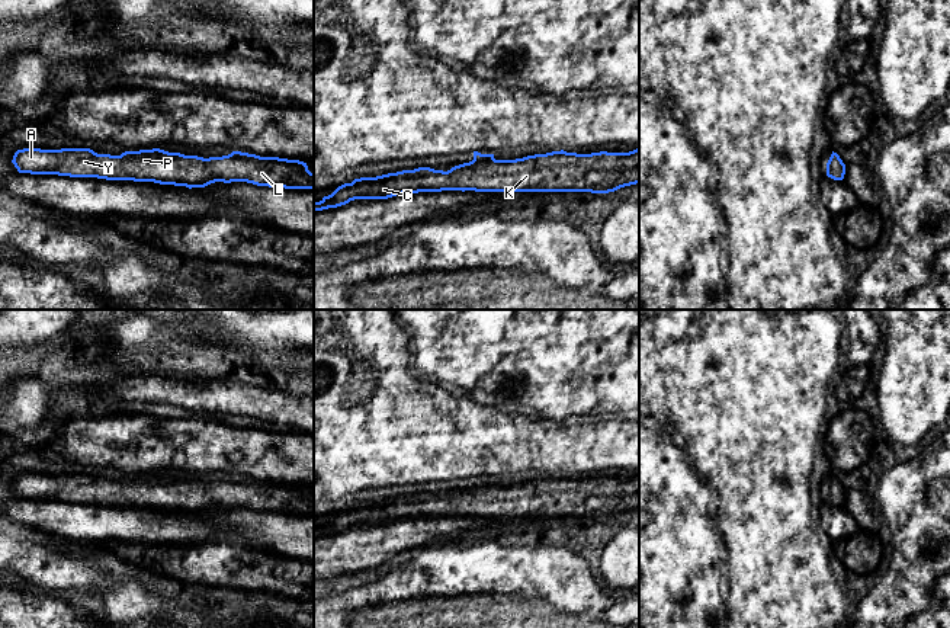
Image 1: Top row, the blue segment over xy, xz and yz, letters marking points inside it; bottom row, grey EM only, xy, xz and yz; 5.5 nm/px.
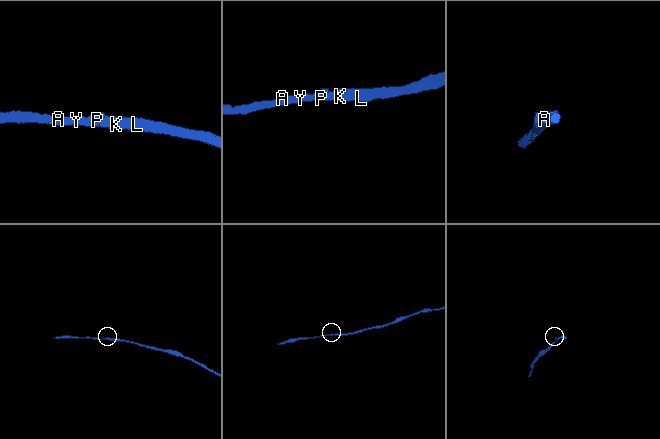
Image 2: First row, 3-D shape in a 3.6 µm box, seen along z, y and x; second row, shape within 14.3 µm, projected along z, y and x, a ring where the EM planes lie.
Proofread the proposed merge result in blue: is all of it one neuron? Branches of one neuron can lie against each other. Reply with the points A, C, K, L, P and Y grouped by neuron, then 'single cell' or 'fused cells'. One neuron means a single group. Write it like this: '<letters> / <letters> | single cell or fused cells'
A C K L P Y | single cell

